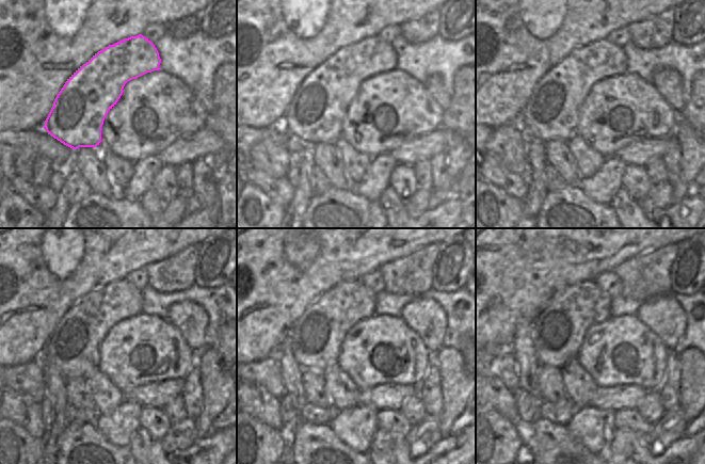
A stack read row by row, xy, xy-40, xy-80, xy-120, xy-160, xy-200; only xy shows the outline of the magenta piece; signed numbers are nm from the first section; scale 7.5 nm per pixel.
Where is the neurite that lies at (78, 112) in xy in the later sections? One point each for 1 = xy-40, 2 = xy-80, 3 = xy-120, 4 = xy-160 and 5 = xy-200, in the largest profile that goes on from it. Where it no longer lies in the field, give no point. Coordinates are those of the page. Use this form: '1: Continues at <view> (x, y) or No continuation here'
1: Continues at xy-40 (316, 112)
2: Continues at xy-80 (558, 95)
3: Continues at xy-120 (86, 323)
4: Continues at xy-160 (326, 320)
5: Continues at xy-200 (578, 307).

